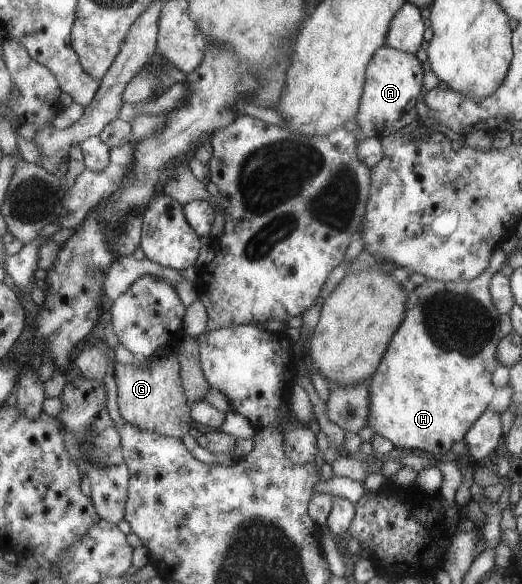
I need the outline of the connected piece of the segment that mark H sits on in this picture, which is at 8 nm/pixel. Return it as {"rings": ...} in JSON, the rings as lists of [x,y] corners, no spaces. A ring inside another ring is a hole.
{"rings":[[[502,249],[494,250],[490,257],[490,264],[476,277],[469,281],[437,281],[434,279],[425,279],[418,286],[414,287],[407,295],[405,302],[405,316],[396,332],[393,334],[384,356],[381,358],[377,369],[371,374],[369,381],[369,414],[367,425],[372,428],[375,434],[379,434],[390,440],[393,446],[406,448],[406,450],[421,450],[421,452],[430,454],[433,460],[438,460],[440,454],[447,452],[452,443],[462,440],[466,432],[474,425],[477,418],[485,412],[488,402],[492,398],[495,388],[491,381],[492,371],[497,367],[496,342],[500,340],[498,332],[498,311],[493,305],[492,295],[489,293],[489,282],[504,266],[505,259]]]}

